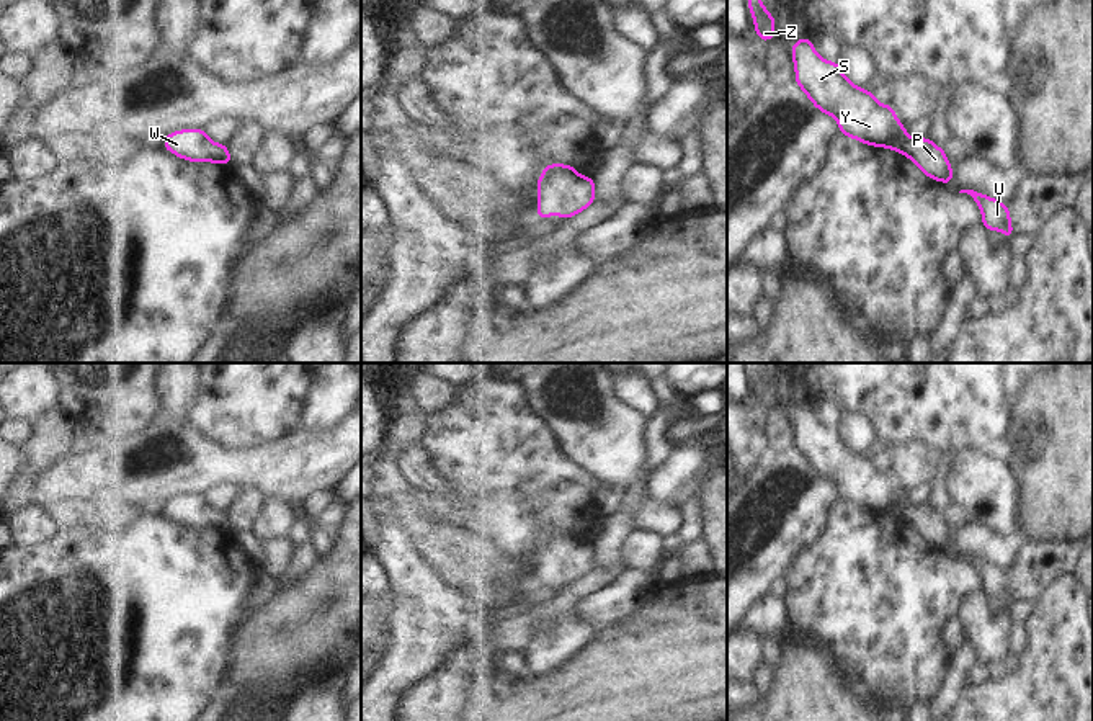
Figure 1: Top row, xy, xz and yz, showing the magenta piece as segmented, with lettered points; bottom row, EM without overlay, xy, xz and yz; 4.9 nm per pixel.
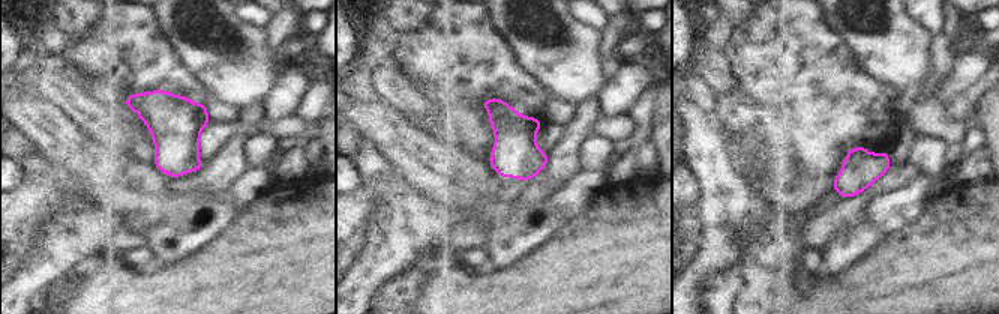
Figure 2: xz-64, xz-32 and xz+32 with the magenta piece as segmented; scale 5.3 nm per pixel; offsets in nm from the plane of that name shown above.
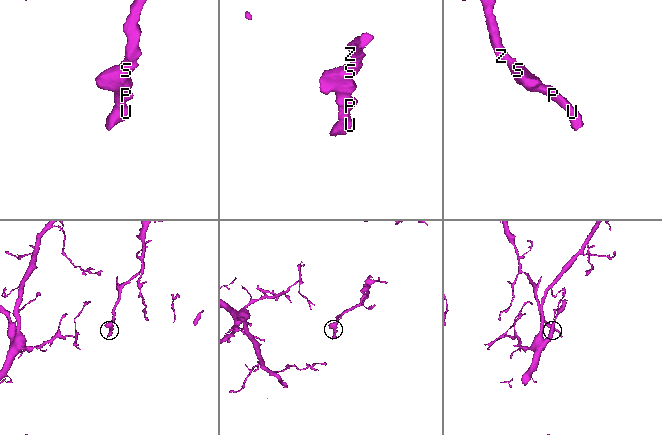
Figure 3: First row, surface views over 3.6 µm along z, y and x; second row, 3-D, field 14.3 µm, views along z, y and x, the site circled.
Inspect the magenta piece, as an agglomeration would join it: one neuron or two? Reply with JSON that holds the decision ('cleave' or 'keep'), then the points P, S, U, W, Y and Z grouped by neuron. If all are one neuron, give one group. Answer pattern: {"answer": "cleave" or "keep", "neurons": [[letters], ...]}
{"answer": "keep", "neurons": [["P", "S", "U", "W", "Y", "Z"]]}

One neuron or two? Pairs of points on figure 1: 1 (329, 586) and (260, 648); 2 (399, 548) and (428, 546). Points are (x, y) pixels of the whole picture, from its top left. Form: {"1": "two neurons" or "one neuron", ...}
{"1": "one neuron", "2": "two neurons"}

